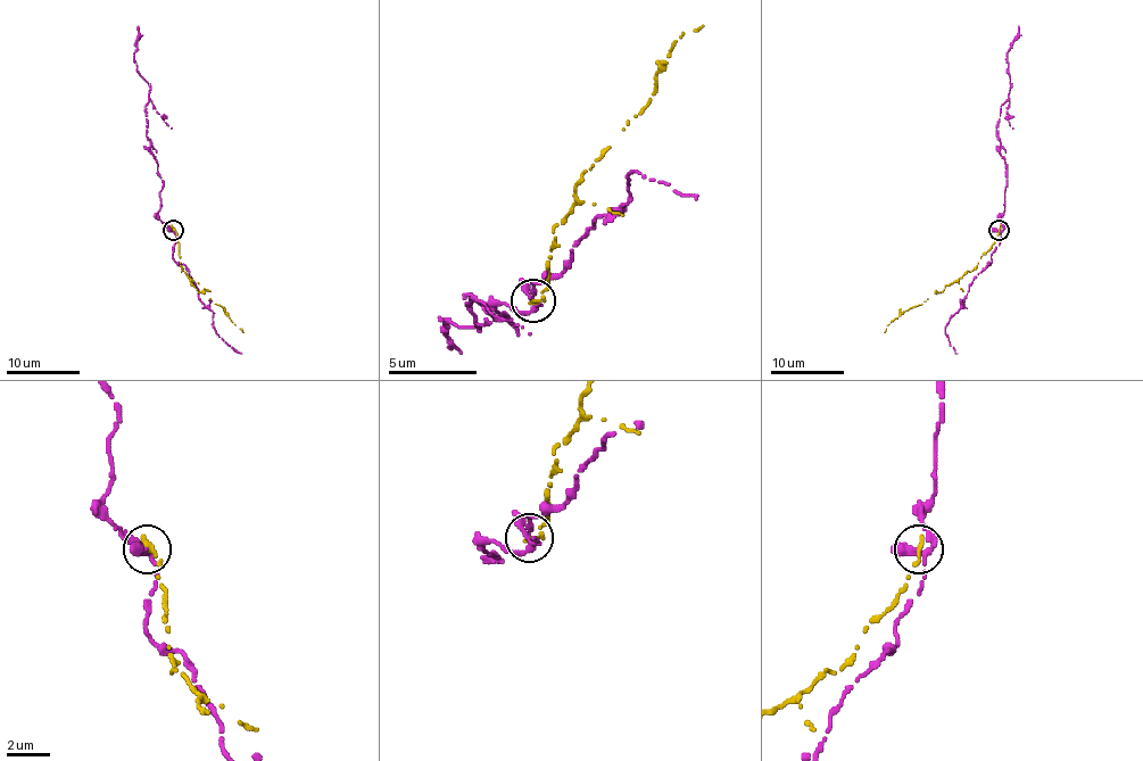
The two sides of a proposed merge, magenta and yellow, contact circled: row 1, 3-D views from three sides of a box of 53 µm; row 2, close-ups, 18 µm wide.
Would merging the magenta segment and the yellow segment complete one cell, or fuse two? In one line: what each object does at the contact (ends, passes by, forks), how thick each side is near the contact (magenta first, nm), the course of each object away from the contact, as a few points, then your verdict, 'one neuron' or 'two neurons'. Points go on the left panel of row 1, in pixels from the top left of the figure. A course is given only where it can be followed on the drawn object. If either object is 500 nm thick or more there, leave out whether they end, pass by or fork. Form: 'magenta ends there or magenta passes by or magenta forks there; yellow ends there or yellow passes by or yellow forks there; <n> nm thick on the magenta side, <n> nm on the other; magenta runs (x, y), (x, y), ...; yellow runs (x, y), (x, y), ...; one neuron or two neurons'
magenta forks there; yellow ends there; 260 nm thick on the magenta side, 240 nm on the other; magenta runs (173, 230), (157, 213), (160, 209), (163, 180), (146, 134), (149, 89), (134, 61), (137, 26); yellow runs (173, 230), (181, 272), (224, 311), (243, 332); two neurons

